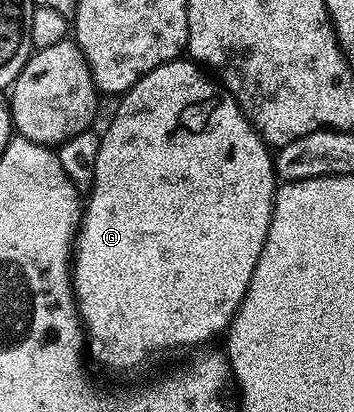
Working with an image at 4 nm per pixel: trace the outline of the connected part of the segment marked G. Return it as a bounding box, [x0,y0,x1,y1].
[74,58,278,366]

